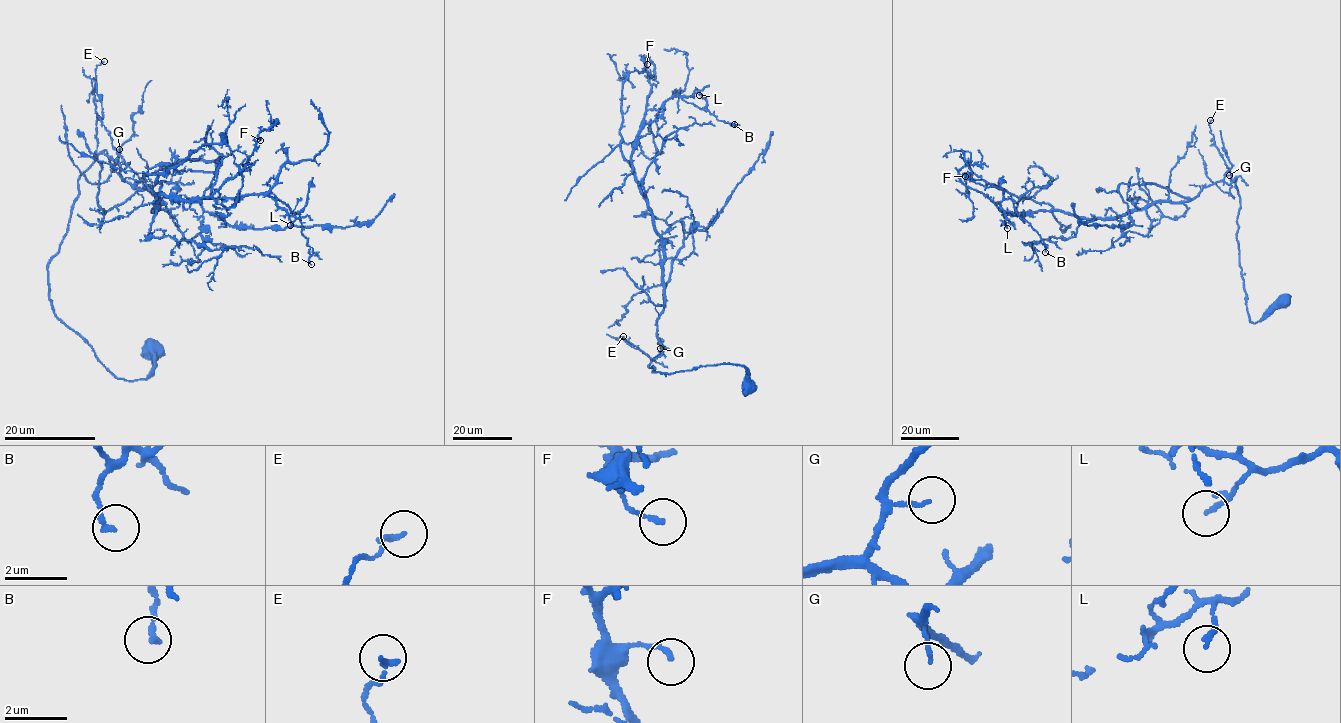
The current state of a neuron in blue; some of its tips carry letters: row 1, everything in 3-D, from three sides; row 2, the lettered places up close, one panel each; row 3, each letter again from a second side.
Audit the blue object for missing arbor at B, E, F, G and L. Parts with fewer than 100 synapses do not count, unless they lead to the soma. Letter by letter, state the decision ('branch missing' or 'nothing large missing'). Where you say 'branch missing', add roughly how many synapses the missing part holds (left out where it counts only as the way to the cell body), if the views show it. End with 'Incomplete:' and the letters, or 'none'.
B: nothing large missing
E: nothing large missing
F: nothing large missing
G: nothing large missing
L: nothing large missing
Incomplete: none

